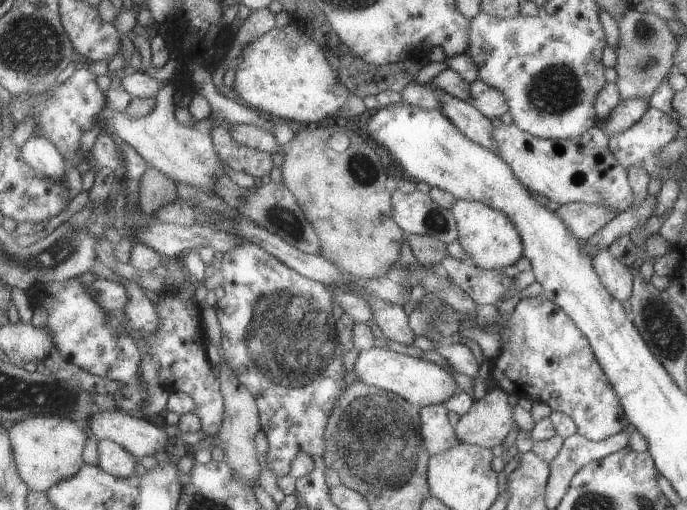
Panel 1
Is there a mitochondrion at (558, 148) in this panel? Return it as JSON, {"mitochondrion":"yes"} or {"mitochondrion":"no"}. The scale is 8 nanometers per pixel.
{"mitochondrion":"no"}

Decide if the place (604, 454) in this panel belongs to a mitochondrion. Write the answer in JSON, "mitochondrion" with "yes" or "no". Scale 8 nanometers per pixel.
{"mitochondrion":"no"}

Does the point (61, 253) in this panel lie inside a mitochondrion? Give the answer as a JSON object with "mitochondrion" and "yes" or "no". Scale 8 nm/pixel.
{"mitochondrion":"yes"}

